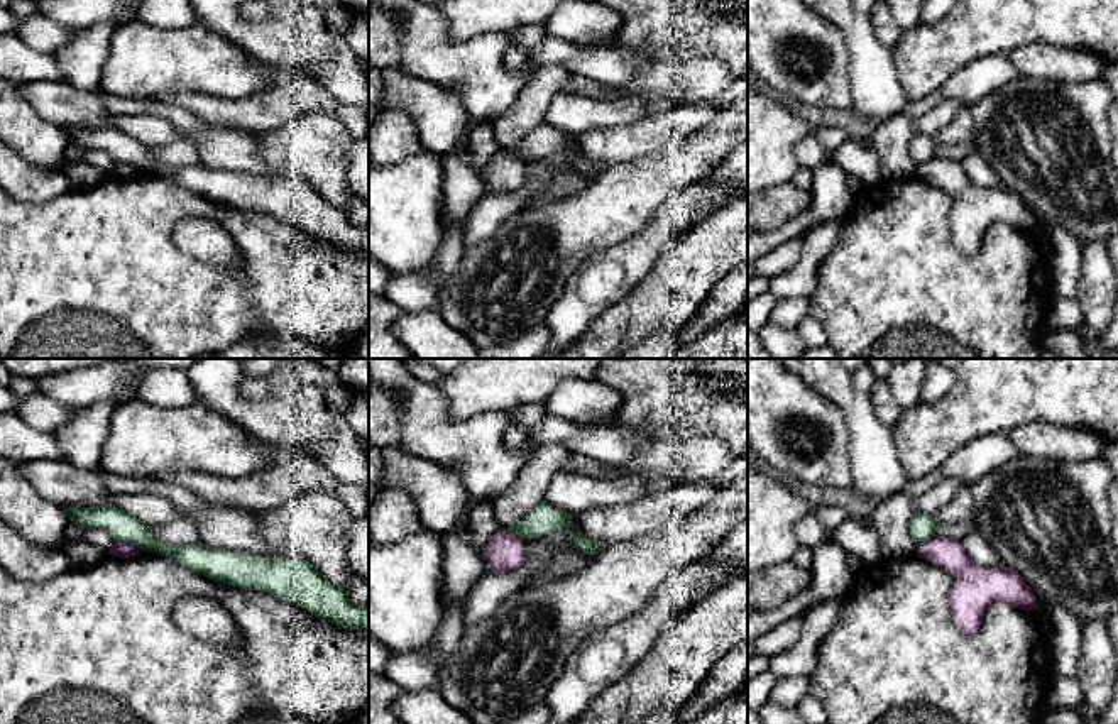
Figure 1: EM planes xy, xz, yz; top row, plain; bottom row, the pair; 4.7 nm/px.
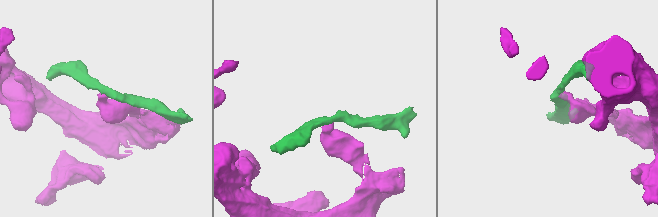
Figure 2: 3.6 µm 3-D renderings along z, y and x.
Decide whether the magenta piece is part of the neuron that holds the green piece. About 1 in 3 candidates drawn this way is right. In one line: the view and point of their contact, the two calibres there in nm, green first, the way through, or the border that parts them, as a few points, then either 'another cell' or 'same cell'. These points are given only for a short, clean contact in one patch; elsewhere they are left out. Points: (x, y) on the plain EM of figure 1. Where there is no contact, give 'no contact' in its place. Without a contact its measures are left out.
xz (509, 153) | 140/180 nm | along xz (496, 149), (518, 156), (523, 161) | another cell

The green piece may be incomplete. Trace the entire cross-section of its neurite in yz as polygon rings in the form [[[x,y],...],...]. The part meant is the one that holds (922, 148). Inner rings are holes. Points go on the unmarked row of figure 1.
[[[917,134],[910,140],[910,157],[920,166],[935,156],[934,135]]]

